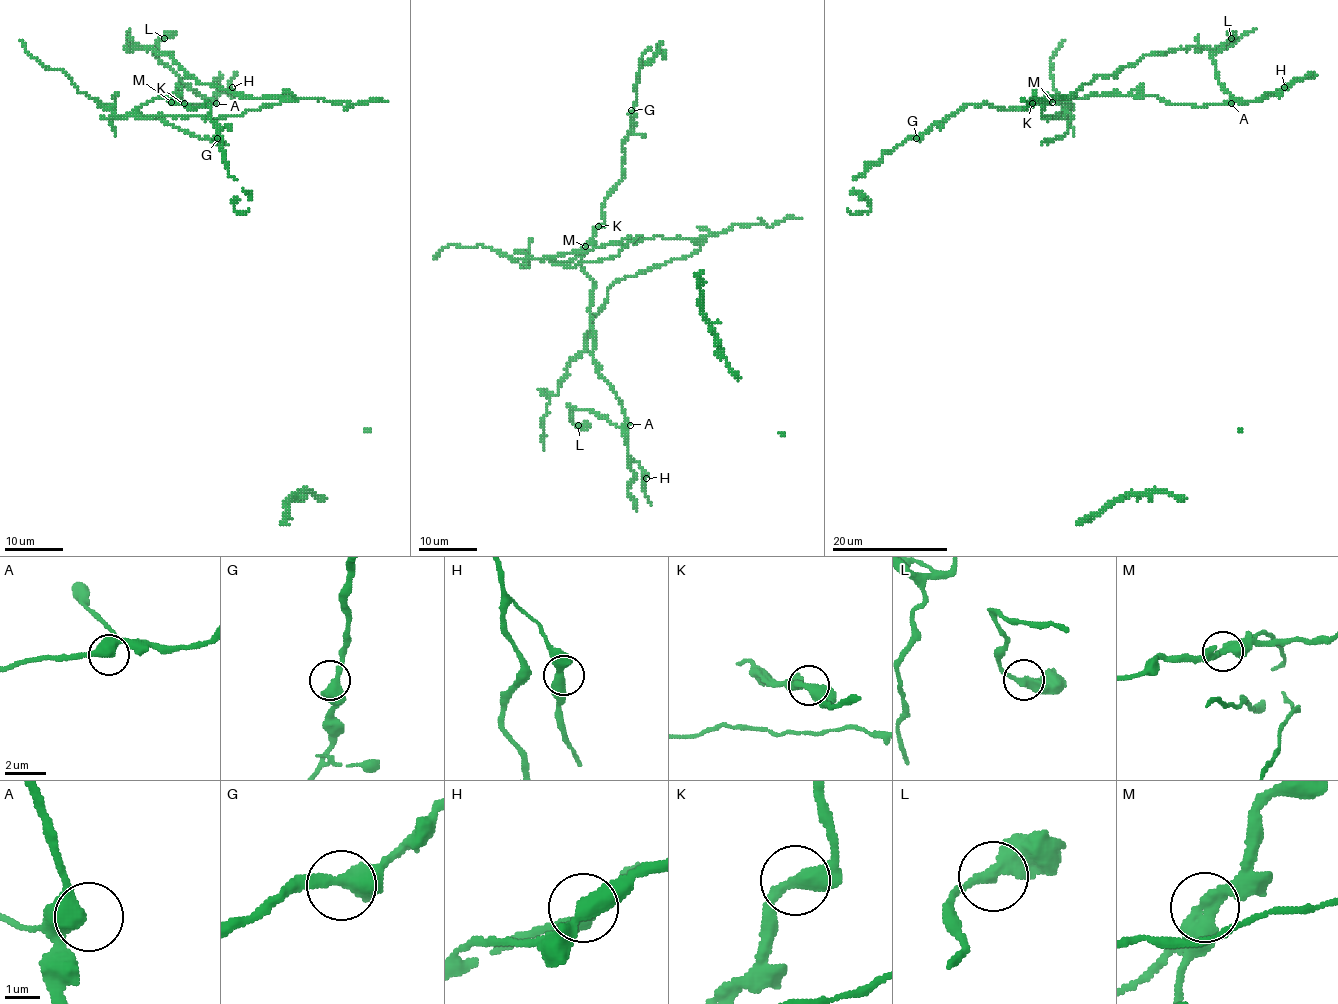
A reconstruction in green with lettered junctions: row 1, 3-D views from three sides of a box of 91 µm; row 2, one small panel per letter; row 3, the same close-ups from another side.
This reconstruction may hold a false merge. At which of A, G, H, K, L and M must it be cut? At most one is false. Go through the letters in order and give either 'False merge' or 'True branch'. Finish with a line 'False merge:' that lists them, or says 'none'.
A: True branch
G: True branch
H: True branch
K: True branch
L: True branch
M: False merge
False merge: M

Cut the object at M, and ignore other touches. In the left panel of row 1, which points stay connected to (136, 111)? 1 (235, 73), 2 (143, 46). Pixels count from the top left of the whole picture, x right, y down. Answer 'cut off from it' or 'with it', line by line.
1: cut off from it
2: with it

